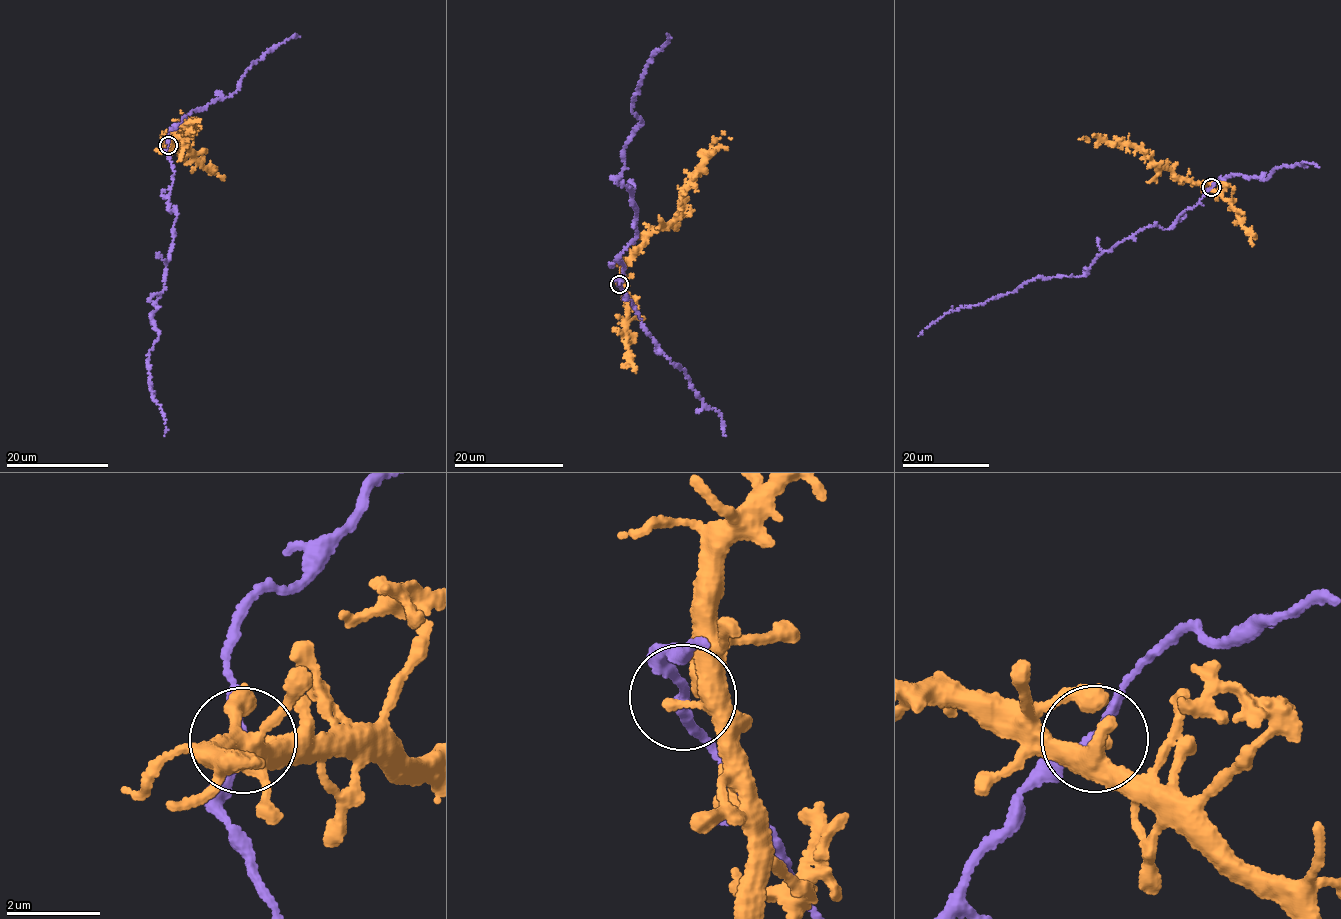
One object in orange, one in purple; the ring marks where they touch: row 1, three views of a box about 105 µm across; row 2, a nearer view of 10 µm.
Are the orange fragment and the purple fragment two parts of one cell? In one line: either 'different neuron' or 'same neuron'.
same neuron

